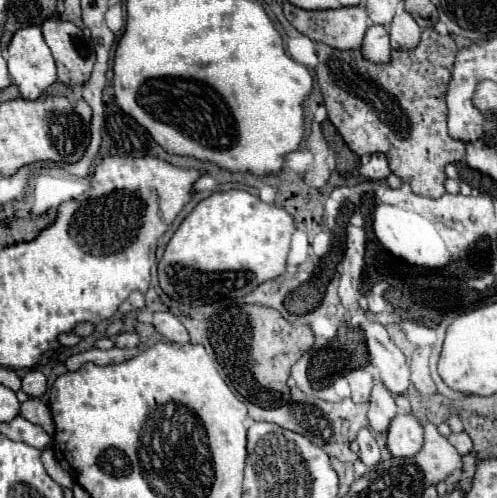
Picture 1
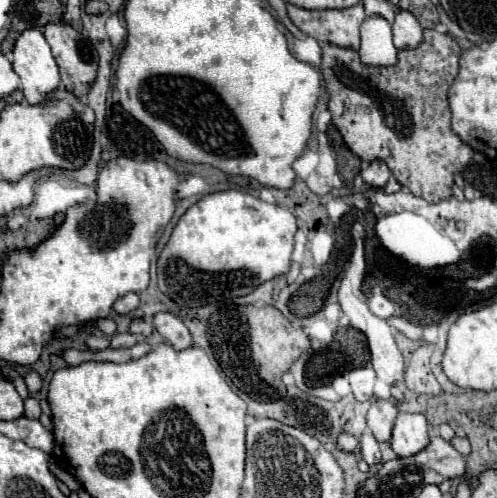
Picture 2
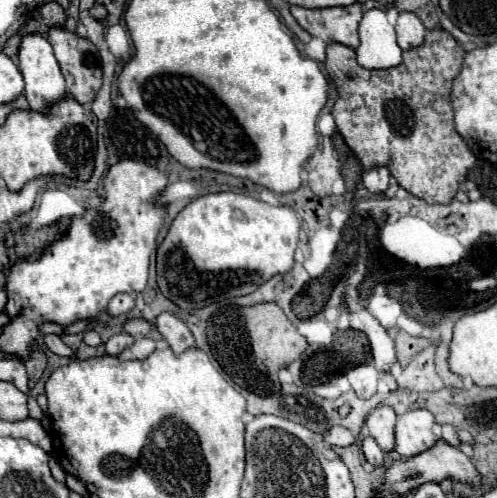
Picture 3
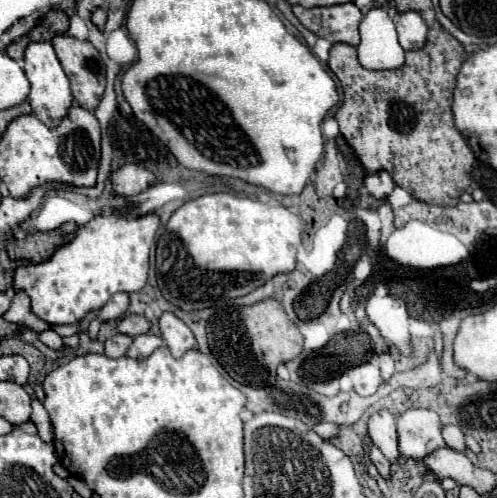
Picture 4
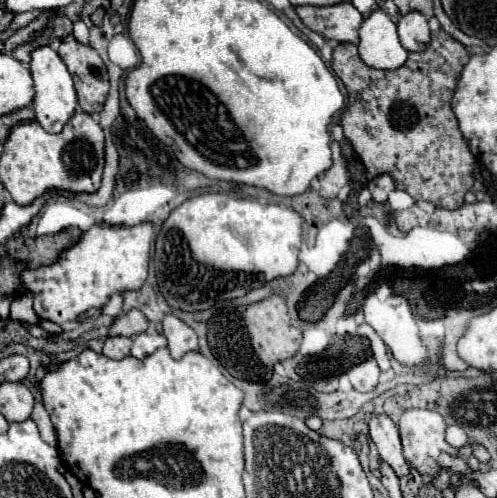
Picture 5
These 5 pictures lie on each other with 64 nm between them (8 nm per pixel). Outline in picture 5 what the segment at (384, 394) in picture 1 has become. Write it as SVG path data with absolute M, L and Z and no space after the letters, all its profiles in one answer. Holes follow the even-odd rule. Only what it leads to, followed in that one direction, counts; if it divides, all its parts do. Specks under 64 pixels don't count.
M380 414L370 420L370 438L378 446L380 458L386 464L390 464L390 468L396 472L396 476L406 476L410 472L410 466L402 454L398 428L388 416Z

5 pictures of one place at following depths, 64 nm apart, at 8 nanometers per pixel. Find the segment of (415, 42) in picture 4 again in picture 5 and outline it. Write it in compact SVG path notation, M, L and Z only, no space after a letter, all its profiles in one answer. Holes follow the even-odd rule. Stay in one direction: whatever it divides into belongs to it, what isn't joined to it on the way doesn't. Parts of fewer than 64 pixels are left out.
M408 12L400 16L398 36L408 52L422 52L430 40L428 20L420 12Z

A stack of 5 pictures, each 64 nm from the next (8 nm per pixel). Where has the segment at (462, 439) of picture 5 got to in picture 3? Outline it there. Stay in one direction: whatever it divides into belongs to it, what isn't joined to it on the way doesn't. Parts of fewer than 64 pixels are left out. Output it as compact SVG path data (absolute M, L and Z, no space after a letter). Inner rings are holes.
M444 424L444 426L442 426L442 430L440 430L440 436L442 436L442 440L444 440L444 442L448 442L448 444L450 444L450 446L454 446L454 448L458 448L458 446L462 444L454 426Z

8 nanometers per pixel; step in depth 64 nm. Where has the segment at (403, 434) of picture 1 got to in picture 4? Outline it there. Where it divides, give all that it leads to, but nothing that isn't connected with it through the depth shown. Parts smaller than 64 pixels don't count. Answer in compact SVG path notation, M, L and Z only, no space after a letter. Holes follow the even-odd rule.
M406 410L398 418L400 454L422 462L434 450L444 448L440 416L434 410Z

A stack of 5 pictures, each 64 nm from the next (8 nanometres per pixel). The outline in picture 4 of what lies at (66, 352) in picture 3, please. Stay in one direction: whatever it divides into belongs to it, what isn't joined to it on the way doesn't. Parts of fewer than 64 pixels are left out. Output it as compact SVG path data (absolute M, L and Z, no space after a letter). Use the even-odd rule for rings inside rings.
M44 330L44 332L38 334L38 338L40 338L40 342L44 342L46 346L56 348L56 350L60 350L60 348L64 346L64 344L62 344L62 338L60 338L54 330Z

